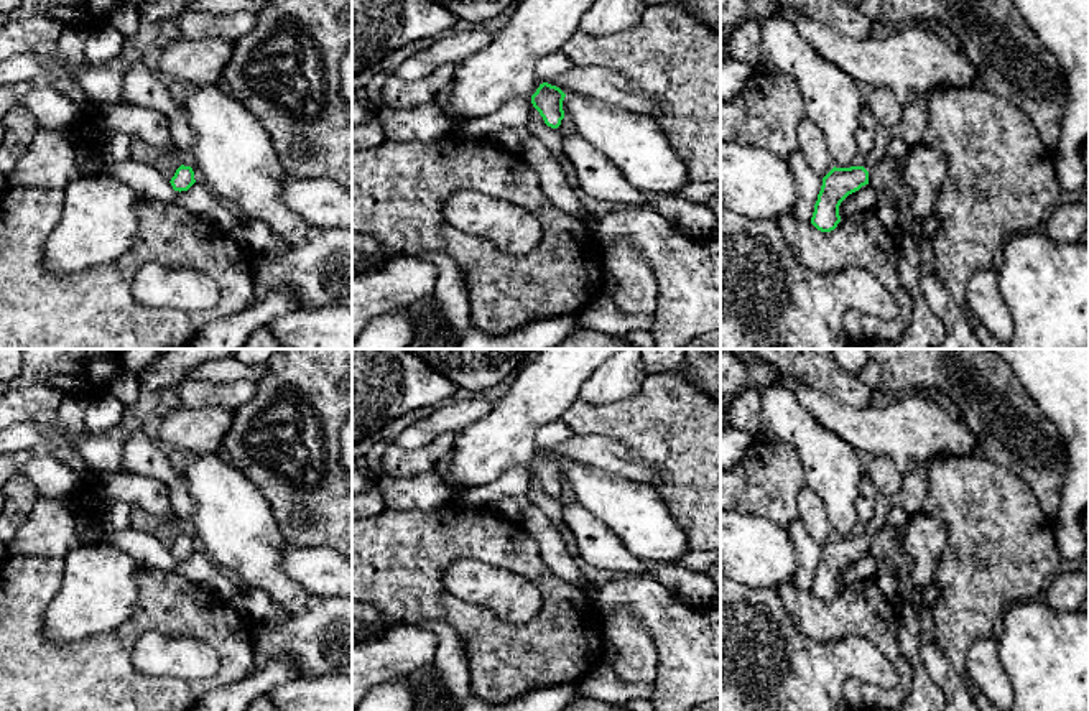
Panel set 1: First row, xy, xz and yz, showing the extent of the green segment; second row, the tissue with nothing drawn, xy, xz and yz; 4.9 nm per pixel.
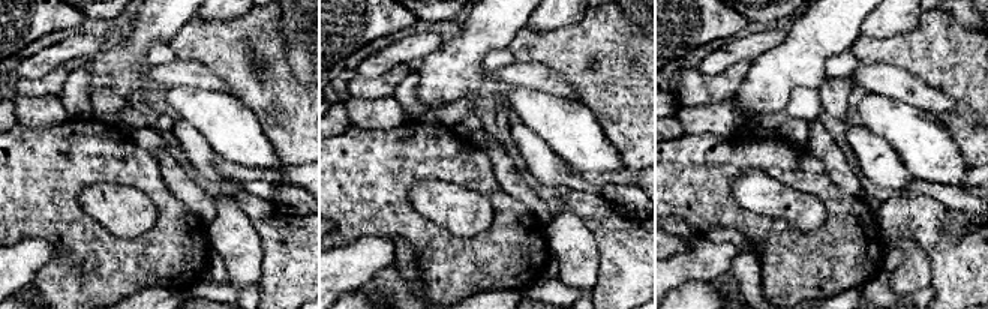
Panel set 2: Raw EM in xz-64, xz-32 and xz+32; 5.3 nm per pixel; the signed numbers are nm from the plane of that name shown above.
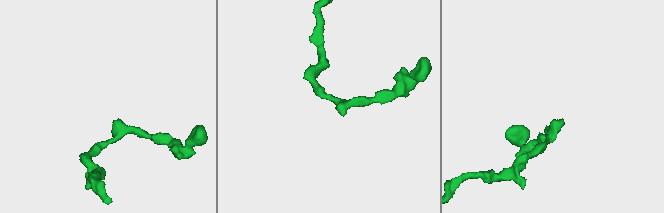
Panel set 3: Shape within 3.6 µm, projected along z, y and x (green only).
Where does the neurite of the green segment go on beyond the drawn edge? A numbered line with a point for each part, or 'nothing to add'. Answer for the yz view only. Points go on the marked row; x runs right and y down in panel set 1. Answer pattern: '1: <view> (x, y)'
1: yz (915, 119)

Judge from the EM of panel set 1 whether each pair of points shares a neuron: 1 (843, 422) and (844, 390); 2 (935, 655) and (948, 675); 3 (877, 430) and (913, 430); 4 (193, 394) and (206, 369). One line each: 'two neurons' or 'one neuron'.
1: two neurons
2: one neuron
3: one neuron
4: two neurons

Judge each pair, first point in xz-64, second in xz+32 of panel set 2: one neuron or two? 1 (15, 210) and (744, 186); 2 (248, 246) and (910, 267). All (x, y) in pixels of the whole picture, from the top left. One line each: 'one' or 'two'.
1: two
2: one

